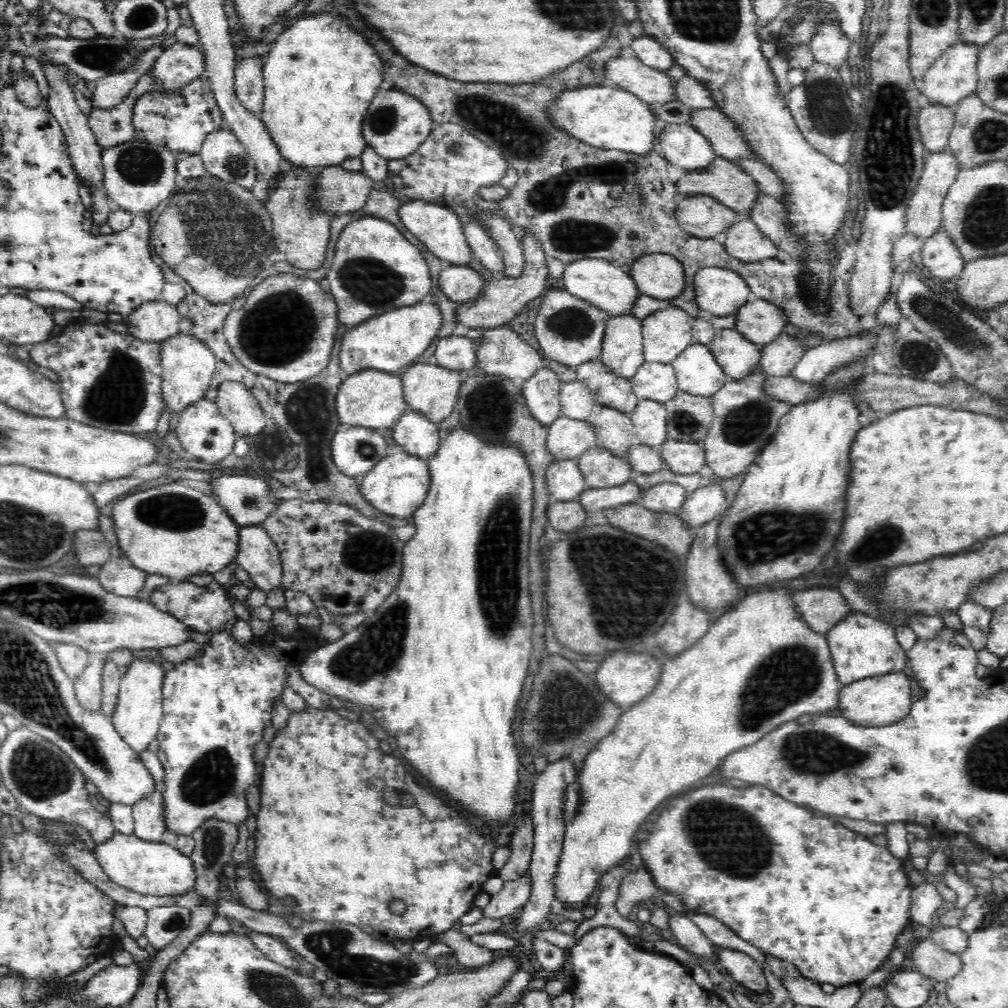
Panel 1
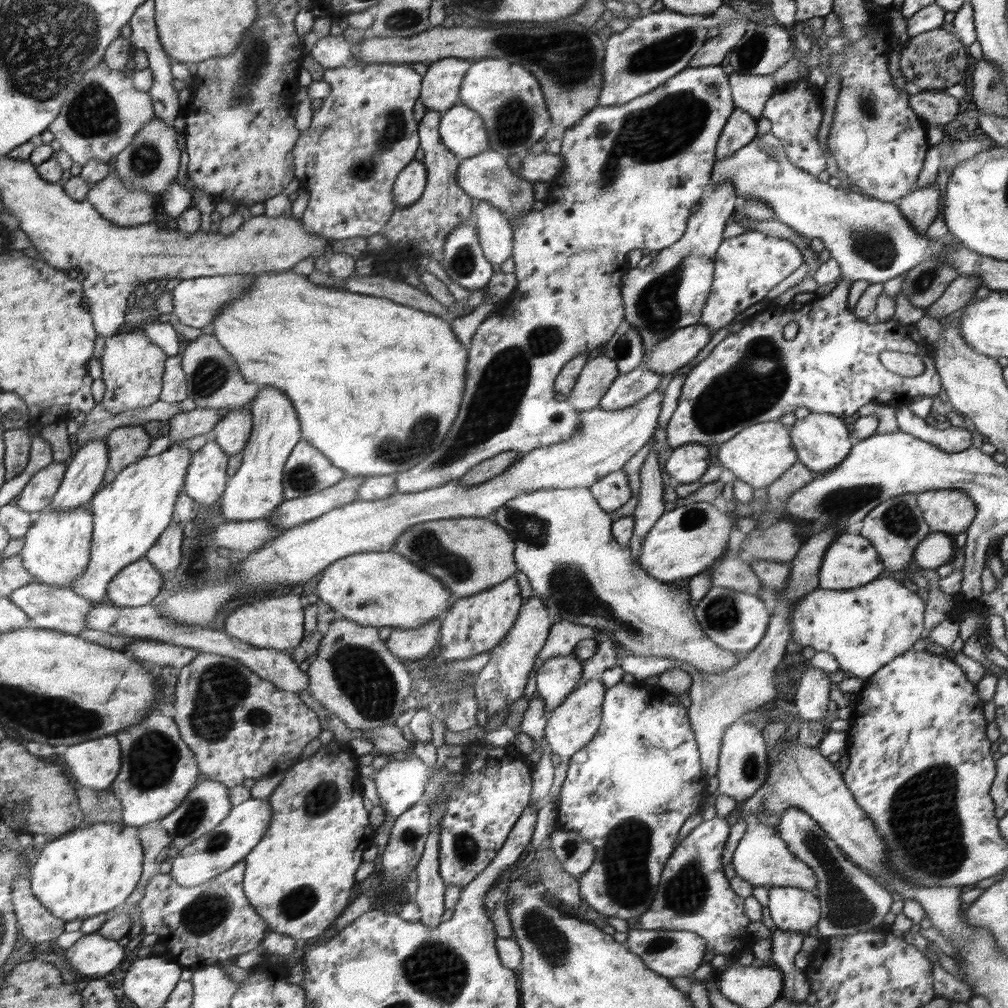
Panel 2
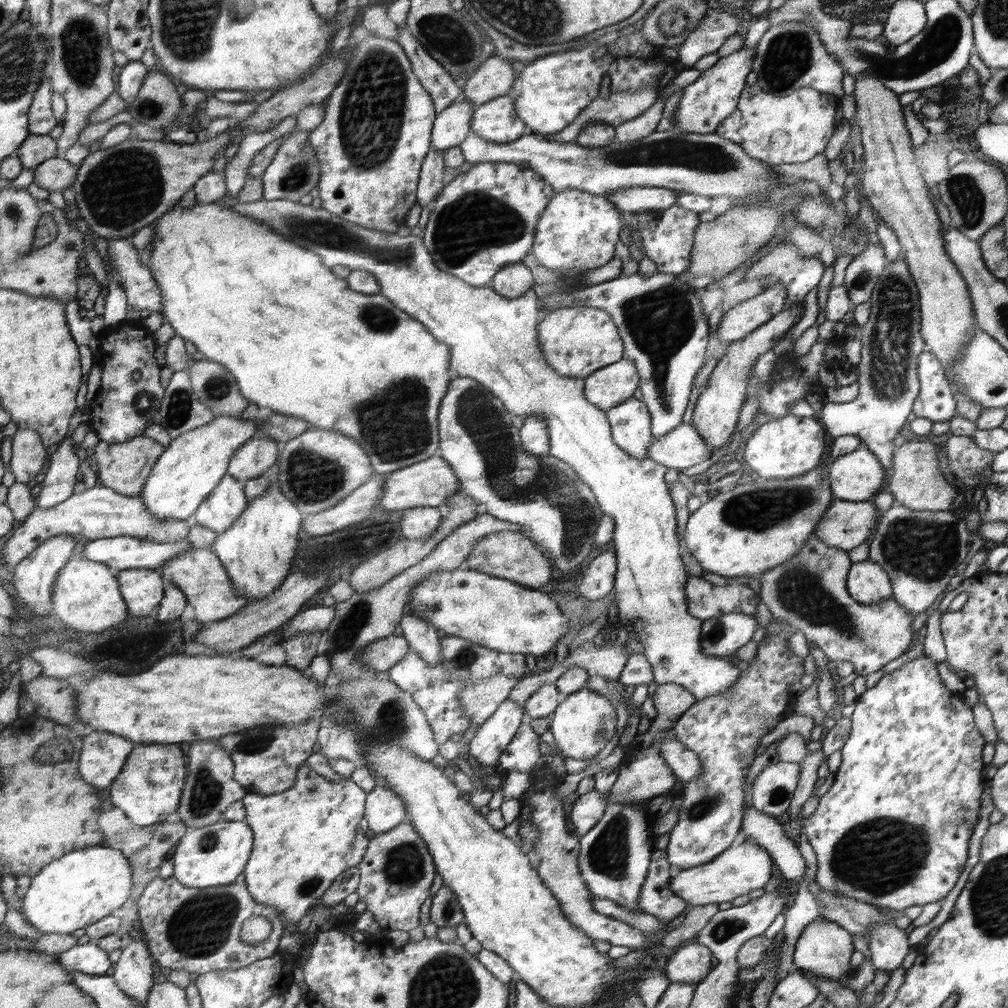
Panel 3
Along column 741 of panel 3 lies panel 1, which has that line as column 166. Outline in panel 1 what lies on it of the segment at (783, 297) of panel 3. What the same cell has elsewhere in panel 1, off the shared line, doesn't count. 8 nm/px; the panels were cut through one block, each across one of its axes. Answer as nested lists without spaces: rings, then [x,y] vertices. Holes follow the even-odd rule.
[[[152,301],[141,304],[127,317],[127,333],[146,343],[162,343],[180,332],[180,317],[175,306]]]

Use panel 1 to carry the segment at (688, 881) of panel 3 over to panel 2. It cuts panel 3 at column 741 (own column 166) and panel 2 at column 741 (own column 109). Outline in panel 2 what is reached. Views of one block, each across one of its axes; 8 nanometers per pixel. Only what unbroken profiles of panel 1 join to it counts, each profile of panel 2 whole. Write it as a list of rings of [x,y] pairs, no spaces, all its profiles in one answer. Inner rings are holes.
[[[754,815],[745,819],[747,832],[740,839],[738,847],[734,852],[732,864],[736,875],[752,886],[770,887],[796,887],[814,891],[818,884],[818,877],[814,869],[804,860],[800,859],[787,847],[787,841],[779,836],[774,828],[756,820]]]

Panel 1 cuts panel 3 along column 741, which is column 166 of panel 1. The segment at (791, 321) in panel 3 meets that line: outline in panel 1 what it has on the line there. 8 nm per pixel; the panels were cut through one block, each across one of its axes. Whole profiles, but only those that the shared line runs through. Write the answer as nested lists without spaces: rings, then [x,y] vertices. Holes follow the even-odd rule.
[[[176,334],[161,343],[162,398],[170,412],[183,412],[204,398],[212,382],[216,363],[214,353],[193,335]]]

